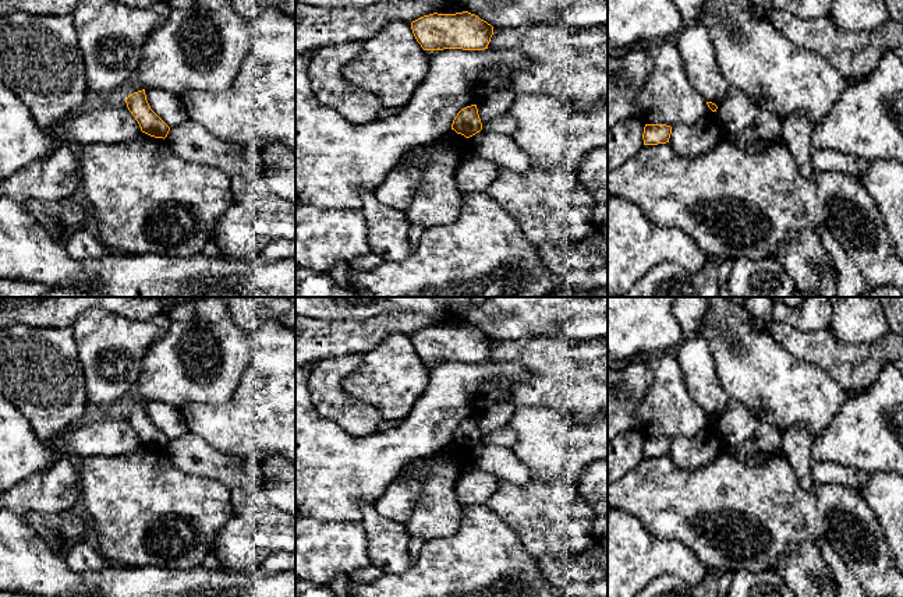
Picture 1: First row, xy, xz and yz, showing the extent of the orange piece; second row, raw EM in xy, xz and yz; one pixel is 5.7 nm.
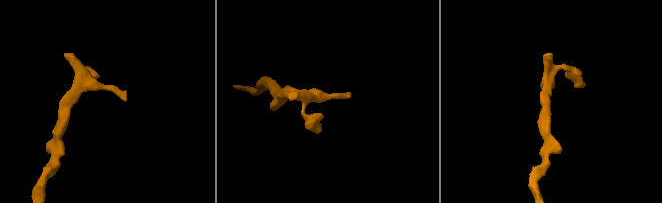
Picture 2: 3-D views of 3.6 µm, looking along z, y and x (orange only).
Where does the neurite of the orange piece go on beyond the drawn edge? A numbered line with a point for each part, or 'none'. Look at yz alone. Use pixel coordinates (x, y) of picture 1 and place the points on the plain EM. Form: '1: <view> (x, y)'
none

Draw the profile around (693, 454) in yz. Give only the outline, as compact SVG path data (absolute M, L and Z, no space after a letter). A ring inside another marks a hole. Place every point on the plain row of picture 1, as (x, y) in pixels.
M715 424L693 438L677 435L672 439L669 456L686 471L700 470L712 463L723 451Z

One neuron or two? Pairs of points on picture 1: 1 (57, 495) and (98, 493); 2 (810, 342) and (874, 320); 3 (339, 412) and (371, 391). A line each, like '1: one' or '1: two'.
1: two
2: two
3: two

